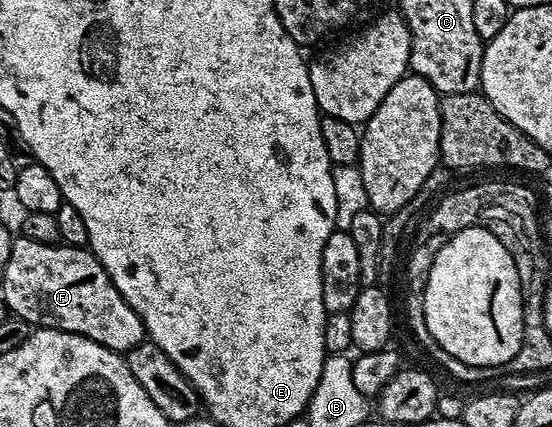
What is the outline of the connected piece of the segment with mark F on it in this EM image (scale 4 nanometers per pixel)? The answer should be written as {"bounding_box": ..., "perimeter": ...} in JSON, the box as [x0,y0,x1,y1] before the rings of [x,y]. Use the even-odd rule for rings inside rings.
{"bounding_box":[34,242,143,354],"perimeter":[[[46,242],[46,252],[54,252],[54,268],[46,268],[46,256],[34,252],[34,326],[80,334],[98,344],[98,324],[102,324],[106,332],[114,332],[110,340],[118,340],[118,344],[106,348],[119,354],[128,353],[143,343],[142,319],[124,302],[116,286],[111,286],[110,292],[98,288],[98,267],[102,263],[93,252],[61,242]],[[90,264],[94,264],[94,268],[90,268]],[[50,272],[54,272],[54,276],[50,276]]]}

